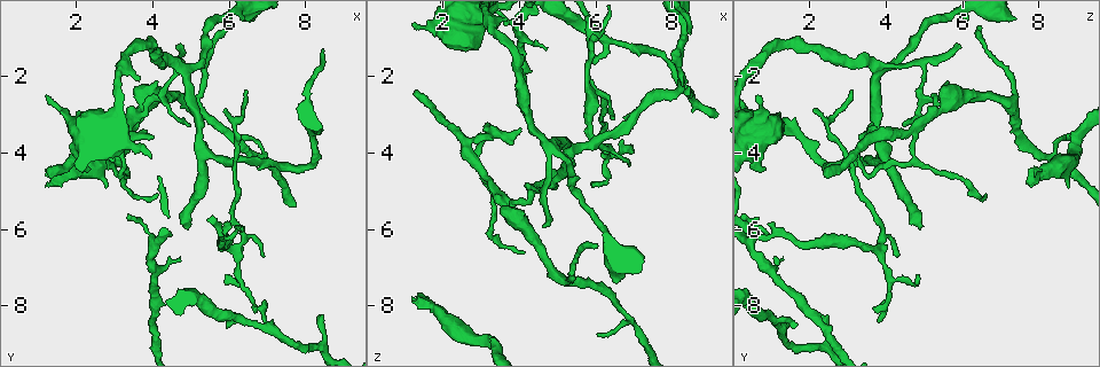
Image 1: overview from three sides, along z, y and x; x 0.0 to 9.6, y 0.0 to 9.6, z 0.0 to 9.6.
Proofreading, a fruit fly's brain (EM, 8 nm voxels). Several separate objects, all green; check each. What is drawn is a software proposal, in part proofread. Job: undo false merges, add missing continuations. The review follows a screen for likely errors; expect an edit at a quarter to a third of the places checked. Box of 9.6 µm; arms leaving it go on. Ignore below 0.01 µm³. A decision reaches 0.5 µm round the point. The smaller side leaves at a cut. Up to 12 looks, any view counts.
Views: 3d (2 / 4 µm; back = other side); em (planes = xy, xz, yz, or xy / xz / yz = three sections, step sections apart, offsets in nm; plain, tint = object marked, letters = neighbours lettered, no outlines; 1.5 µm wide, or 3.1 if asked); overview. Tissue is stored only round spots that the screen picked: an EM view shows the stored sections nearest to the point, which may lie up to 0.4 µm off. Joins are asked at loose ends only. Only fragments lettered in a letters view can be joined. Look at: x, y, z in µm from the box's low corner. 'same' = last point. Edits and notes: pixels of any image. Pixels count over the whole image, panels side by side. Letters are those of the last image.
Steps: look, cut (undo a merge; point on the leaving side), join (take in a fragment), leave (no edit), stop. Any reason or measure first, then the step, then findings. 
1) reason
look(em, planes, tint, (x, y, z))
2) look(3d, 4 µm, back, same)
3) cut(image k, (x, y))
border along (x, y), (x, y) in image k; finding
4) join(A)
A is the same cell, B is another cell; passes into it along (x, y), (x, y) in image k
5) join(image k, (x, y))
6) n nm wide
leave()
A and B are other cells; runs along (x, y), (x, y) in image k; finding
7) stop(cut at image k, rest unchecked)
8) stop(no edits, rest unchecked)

branch stops here
look(em, planes, letters, (1.30, 4.65, 2.45))

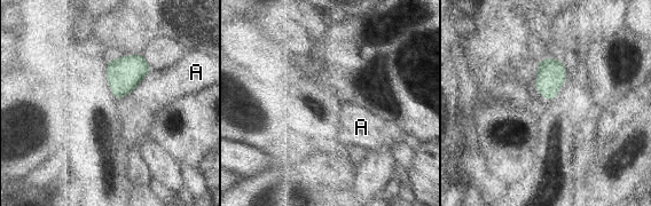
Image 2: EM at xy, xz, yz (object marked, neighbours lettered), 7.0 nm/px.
leave()
A is another cell; border along (151, 69), (130, 93), (119, 100) in image 2; no lettered fragment goes on from it

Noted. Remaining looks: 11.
stops while still wide
look(em, planes, letters, (2.80, 4.95, 8.80))

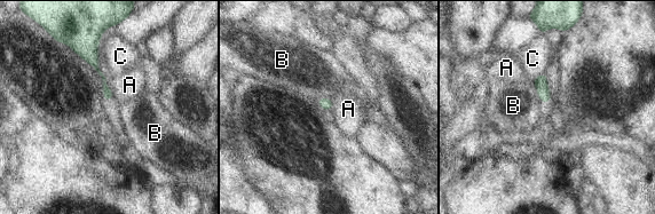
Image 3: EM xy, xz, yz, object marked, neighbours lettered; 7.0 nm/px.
B touches over 140 nm
leave()
A, B and C are other cells; no lettered fragment goes on from it

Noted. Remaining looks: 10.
free end
look(3d, 4 µm, (1.15, 4.85, 7.80))

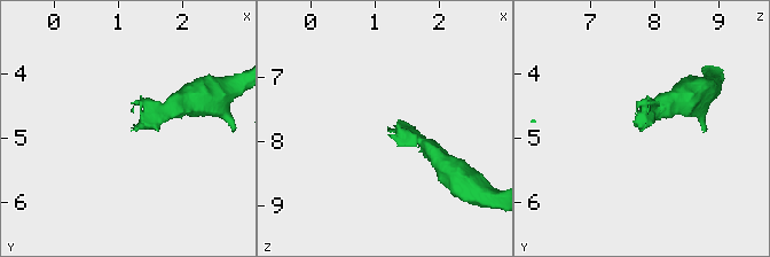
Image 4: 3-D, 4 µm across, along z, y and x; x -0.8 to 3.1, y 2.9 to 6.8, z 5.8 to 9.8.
look(em, yz, step 8, letters, (1.20, 4.85, 7.80))

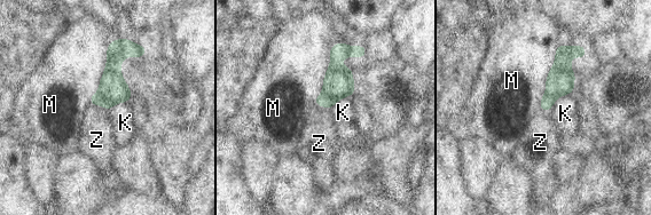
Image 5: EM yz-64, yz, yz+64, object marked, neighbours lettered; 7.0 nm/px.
another direction
look(em, planes, letters, same)

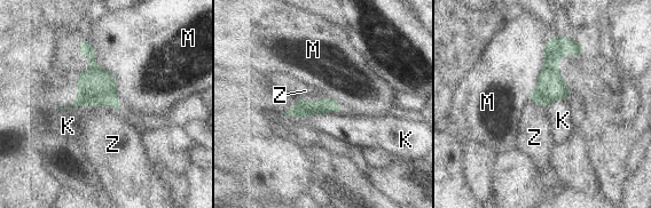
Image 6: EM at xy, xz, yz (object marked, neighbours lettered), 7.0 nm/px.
leave()
K, M and Z are other cells; border along (343, 110), (296, 117) in image 6; no lettered fragment goes on from it

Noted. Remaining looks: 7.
free end
look(3d, 2 µm, (5.00, 5.90, 4.95))

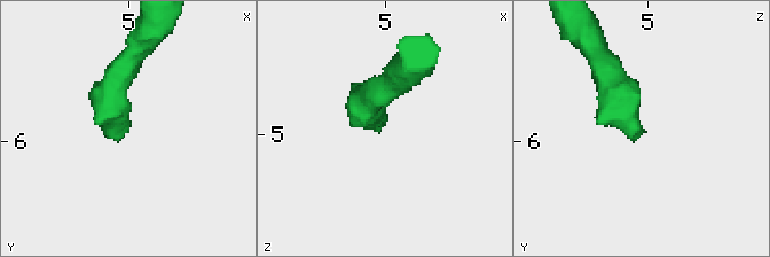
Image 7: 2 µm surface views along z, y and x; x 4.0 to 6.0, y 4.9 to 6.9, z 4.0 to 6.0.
look(em, planes, letters, (4.98, 5.92, 4.96))

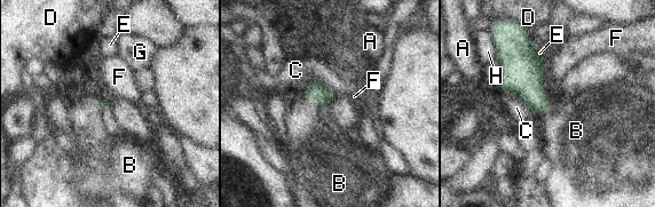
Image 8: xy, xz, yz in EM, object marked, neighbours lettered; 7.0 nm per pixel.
C touches over 240 nm
join(B)
B is the same cell, A, C, D, E, F, G and H are other cells; the neuron continues

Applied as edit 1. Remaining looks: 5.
a narrow waist
look(em, yz, step 8, tint, (3.20, 3.35, 4.80))

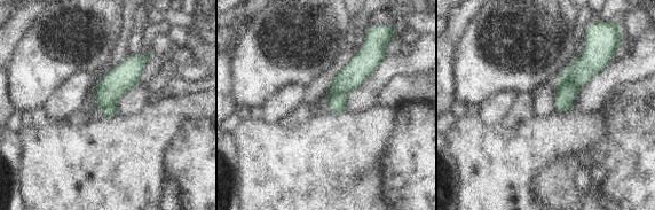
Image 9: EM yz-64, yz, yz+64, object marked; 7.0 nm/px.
another direction
look(em, planes, letters, same)

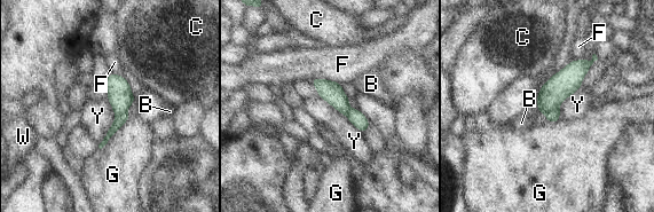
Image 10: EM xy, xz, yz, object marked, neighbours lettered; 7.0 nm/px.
cut(image 10, (561, 85))
B, C, F, G, W and Y are other cells; border along (558, 107), (546, 115) in image 10; two neurons meet here

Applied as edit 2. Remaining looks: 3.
stop(join at image 8, cut at image 10, rest unchecked)

